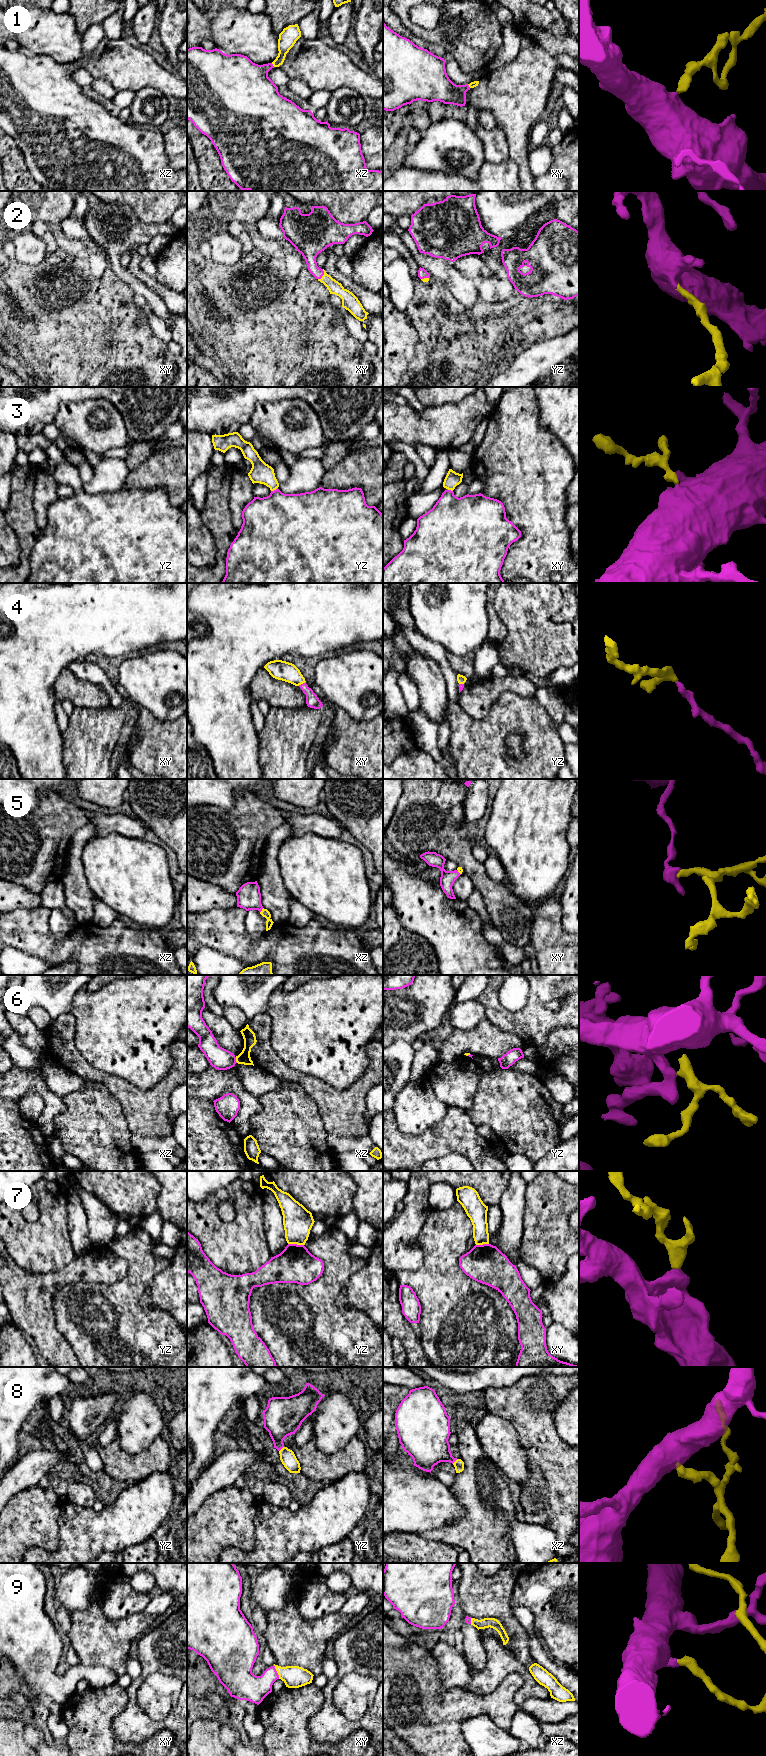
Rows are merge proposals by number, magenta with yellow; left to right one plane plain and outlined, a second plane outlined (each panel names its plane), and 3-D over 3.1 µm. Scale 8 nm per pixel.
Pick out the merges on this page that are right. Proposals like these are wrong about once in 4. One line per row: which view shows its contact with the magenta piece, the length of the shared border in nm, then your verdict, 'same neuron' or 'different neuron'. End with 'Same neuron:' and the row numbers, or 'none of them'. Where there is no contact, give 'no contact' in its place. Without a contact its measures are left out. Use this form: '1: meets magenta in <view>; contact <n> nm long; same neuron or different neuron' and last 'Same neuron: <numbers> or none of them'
1: meets magenta in xz; contact 40 nm long; same neuron
2: meets magenta in xy; contact 100 nm long; same neuron
3: meets magenta in yz; contact 70 nm long; same neuron
4: meets magenta in xy; contact 60 nm long; same neuron
5: meets magenta in xz; contact 50 nm long; same neuron
6: meets magenta in xz; contact 50 nm long; different neuron
7: meets magenta in yz; contact 130 nm long; different neuron
8: meets magenta in yz; contact 60 nm long; same neuron
9: meets magenta in xy; contact 130 nm long; same neuron
Same neuron: 1, 2, 3, 4, 5, 8, 9

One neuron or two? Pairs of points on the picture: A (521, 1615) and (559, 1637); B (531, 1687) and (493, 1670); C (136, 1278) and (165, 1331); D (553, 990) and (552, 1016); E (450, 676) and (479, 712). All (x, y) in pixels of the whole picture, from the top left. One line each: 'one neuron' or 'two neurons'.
A: two neurons
B: one neuron
C: one neuron
D: one neuron
E: two neurons

